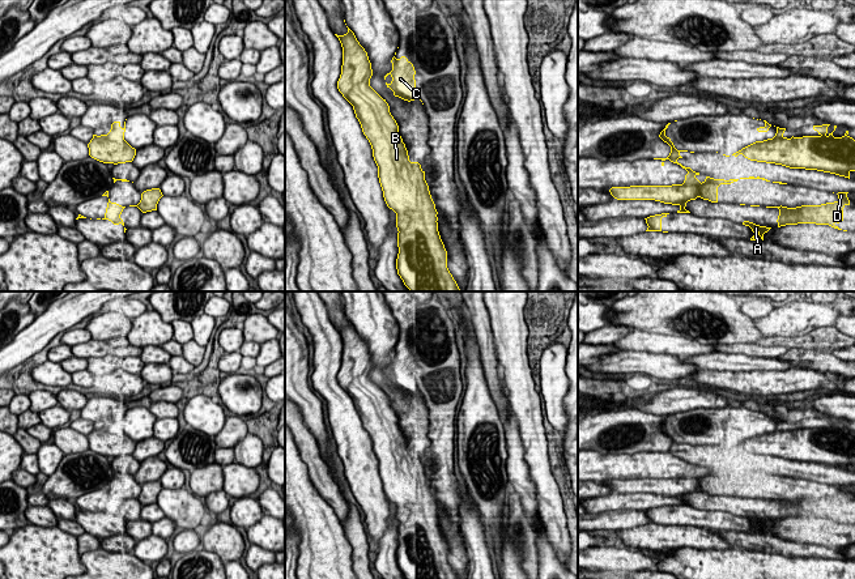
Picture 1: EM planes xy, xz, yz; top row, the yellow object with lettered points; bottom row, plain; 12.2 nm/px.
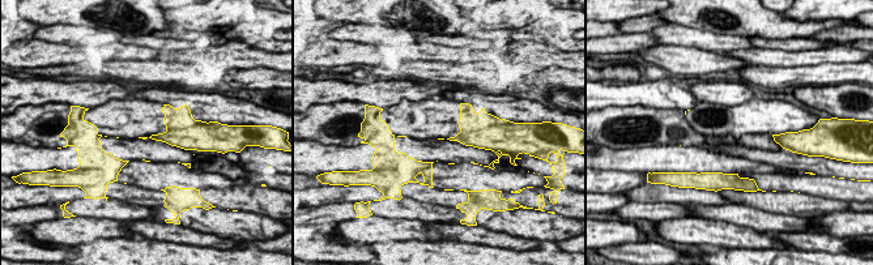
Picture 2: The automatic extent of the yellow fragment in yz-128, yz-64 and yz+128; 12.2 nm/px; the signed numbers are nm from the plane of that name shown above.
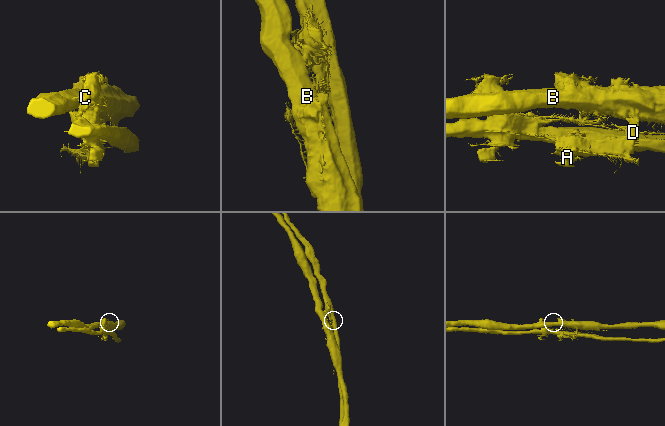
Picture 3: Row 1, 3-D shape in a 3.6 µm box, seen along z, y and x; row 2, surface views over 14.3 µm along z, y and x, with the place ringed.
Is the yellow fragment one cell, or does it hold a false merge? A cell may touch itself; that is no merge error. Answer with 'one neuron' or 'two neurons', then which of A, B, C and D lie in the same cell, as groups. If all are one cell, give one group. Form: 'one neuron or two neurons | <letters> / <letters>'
two neurons | A C D / B

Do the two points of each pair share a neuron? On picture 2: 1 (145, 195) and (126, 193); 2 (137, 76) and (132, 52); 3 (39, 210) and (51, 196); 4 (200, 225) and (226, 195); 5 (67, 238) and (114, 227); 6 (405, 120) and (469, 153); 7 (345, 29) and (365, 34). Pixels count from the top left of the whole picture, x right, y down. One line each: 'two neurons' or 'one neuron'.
1: one neuron
2: two neurons
3: two neurons
4: two neurons
5: one neuron
6: two neurons
7: one neuron

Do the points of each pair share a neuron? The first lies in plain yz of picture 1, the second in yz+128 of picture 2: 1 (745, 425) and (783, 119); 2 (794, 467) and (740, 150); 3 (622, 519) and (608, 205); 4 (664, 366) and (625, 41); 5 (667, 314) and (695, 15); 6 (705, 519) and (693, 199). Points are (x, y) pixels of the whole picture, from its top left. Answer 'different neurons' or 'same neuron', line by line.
1: same neuron
2: same neuron
3: different neurons
4: different neurons
5: same neuron
6: different neurons

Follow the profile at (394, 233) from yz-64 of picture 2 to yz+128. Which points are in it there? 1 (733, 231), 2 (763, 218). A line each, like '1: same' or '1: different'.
1: same
2: different

